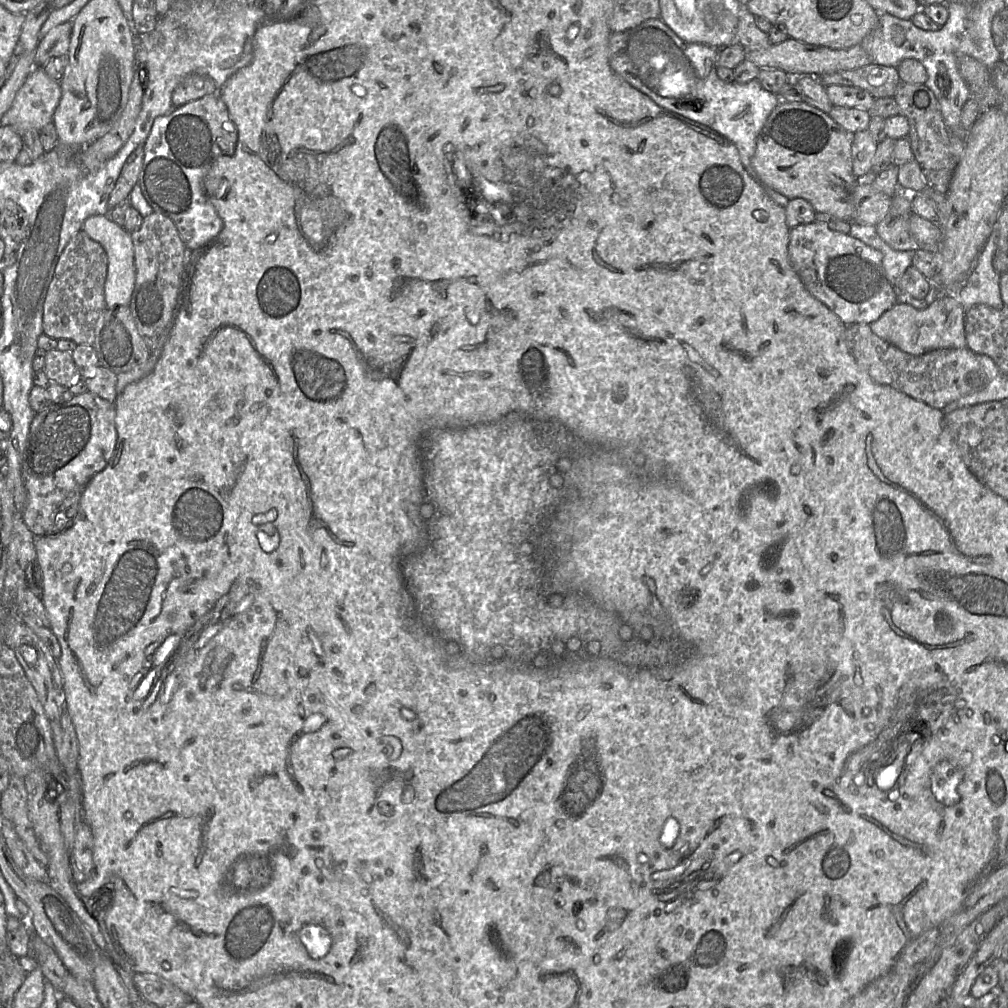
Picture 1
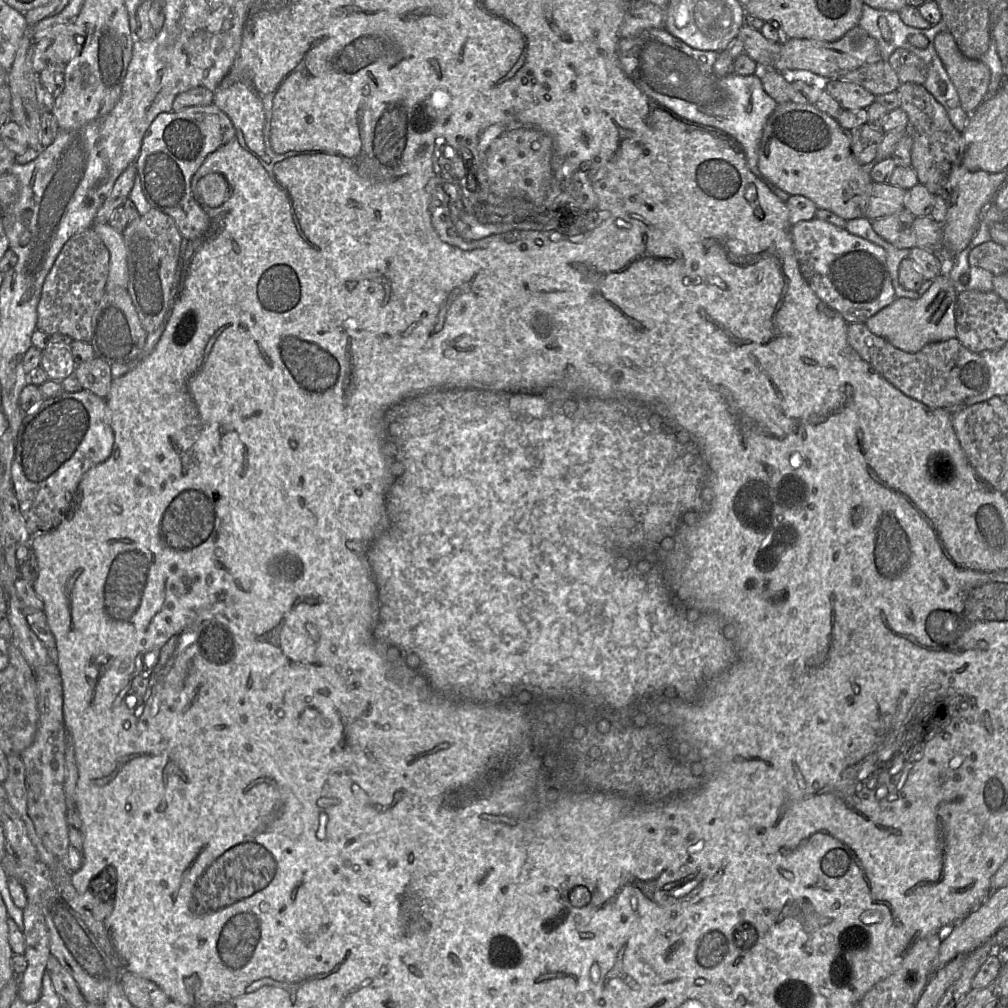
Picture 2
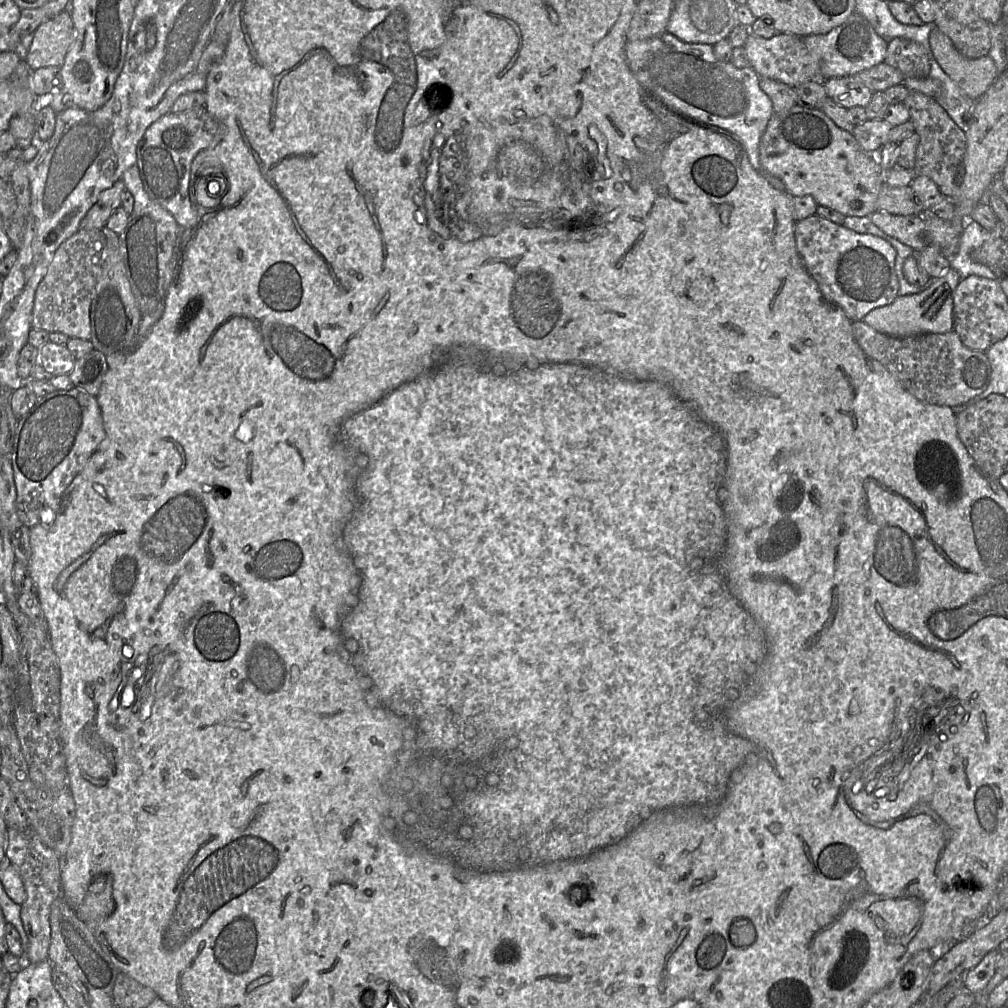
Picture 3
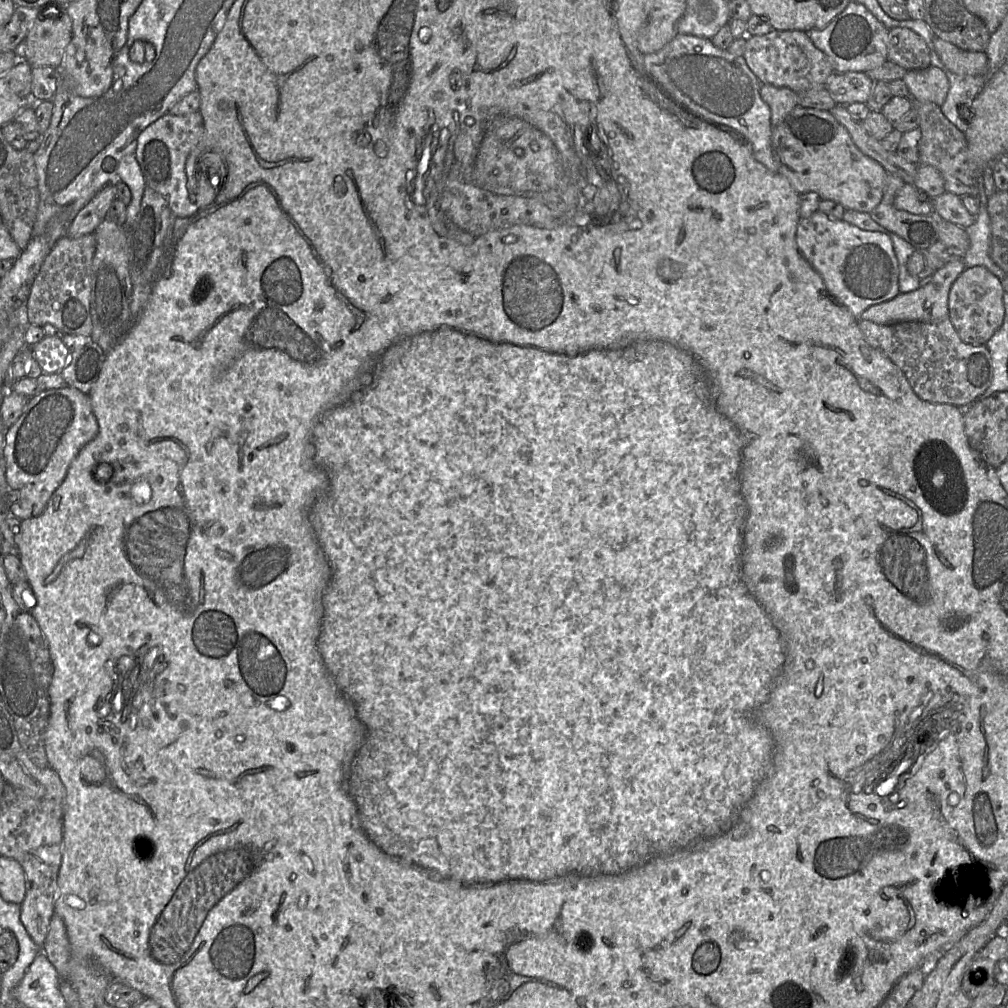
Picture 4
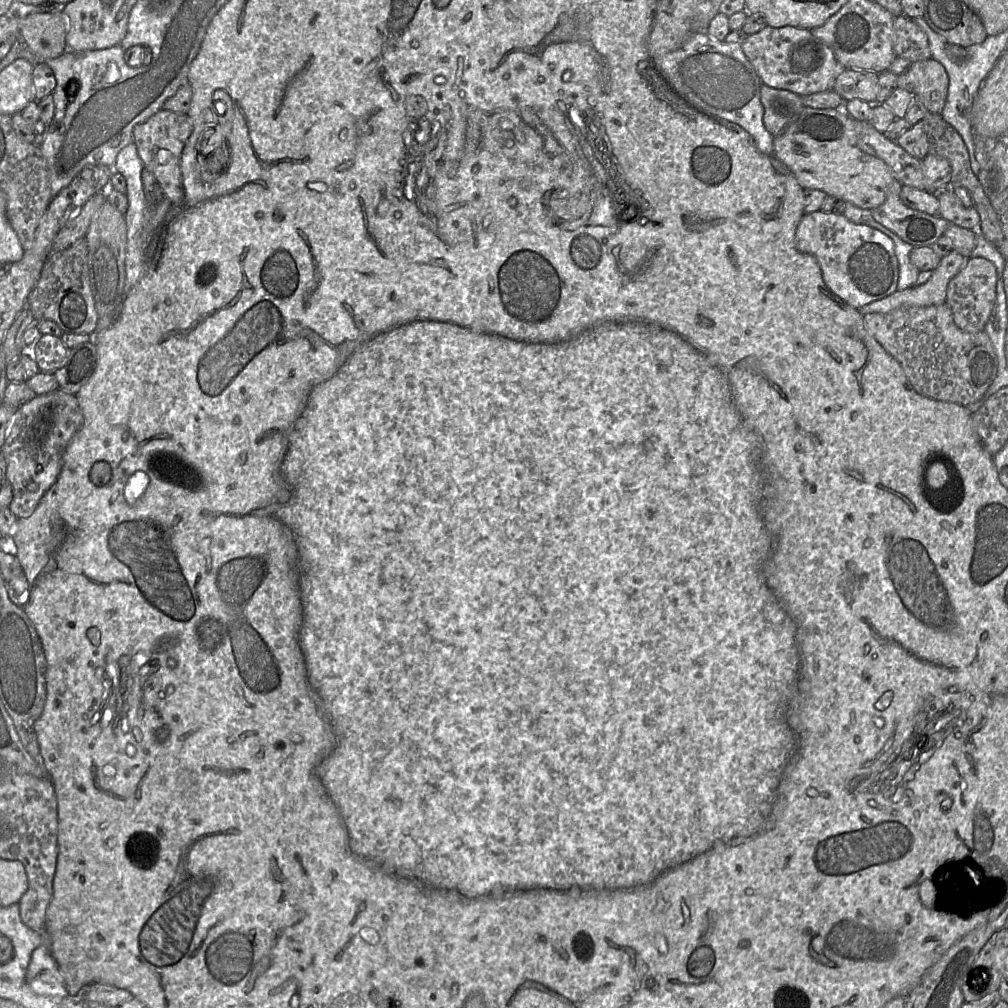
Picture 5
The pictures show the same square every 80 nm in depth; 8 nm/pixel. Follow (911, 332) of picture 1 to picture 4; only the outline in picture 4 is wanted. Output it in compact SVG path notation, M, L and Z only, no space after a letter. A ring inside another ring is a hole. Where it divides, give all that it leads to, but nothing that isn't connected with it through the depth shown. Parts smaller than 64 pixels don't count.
M953 257L947 264L933 273L932 280L925 286L921 286L907 293L900 292L897 296L888 301L872 305L861 314L860 318L882 325L891 325L904 321L941 321L949 317L949 292L953 282L965 268L962 258Z

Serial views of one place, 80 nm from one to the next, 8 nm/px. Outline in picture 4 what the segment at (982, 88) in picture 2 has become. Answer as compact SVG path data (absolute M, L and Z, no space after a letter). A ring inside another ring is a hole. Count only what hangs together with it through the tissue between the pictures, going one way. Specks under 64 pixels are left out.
M936 36L933 46L945 68L955 74L983 75L987 71L988 58L984 52L965 51Z

